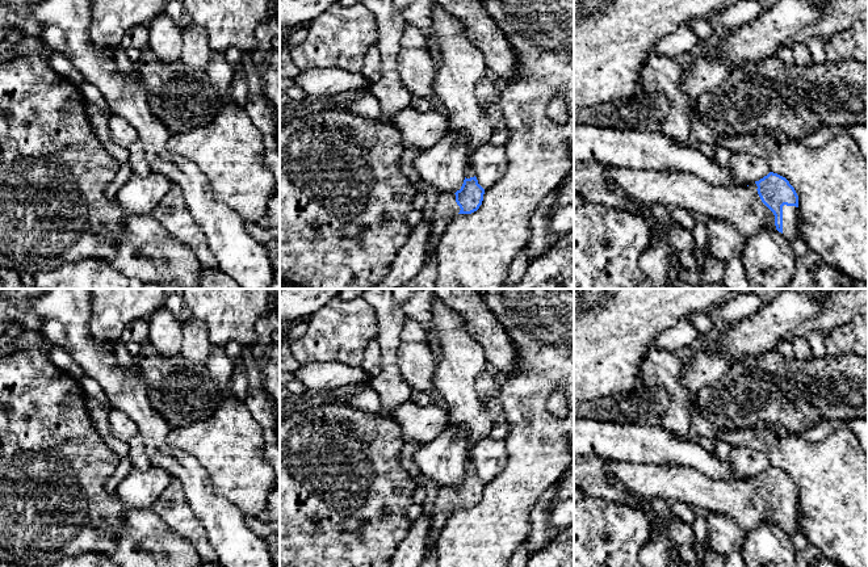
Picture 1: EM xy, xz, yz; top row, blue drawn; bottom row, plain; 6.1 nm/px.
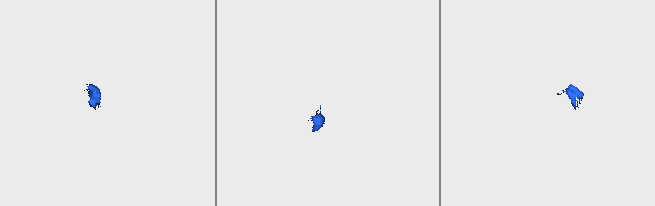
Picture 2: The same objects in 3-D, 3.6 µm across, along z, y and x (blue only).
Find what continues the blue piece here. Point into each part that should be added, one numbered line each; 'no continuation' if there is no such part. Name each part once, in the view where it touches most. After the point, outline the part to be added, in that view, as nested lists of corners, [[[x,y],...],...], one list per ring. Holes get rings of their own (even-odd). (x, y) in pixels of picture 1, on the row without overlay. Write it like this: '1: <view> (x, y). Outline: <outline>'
1: xz (447, 502). Outline: [[[445,487],[437,490],[437,497],[433,507],[432,526],[428,532],[433,542],[432,549],[419,567],[437,567],[436,541],[448,518],[460,507],[460,500],[456,496],[456,488]]]
2: yz (741, 500). Outline: [[[609,462],[607,471],[626,486],[628,490],[646,497],[678,500],[706,512],[730,517],[745,533],[762,524],[775,524],[775,509],[762,496],[755,476],[749,480],[712,479],[692,467],[667,465],[638,465],[633,462]]]

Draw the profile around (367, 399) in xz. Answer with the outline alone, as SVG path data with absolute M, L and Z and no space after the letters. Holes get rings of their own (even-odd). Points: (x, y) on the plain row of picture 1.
M372 387L362 388L352 395L332 402L332 404L337 403L356 407L361 411L377 415L380 413L382 406L380 395Z

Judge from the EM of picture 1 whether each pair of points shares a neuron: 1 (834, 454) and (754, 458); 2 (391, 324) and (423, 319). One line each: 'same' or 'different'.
1: different
2: different

